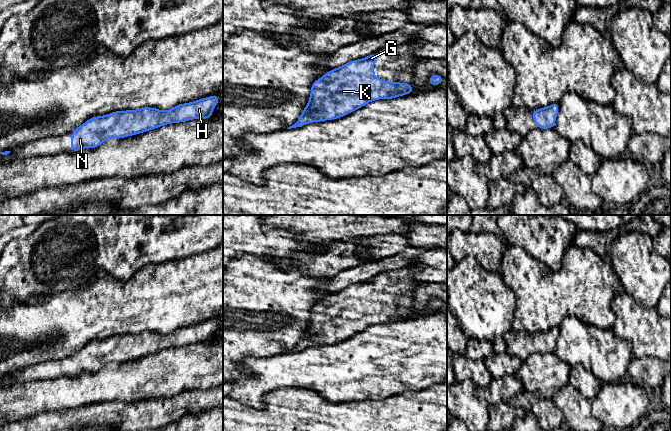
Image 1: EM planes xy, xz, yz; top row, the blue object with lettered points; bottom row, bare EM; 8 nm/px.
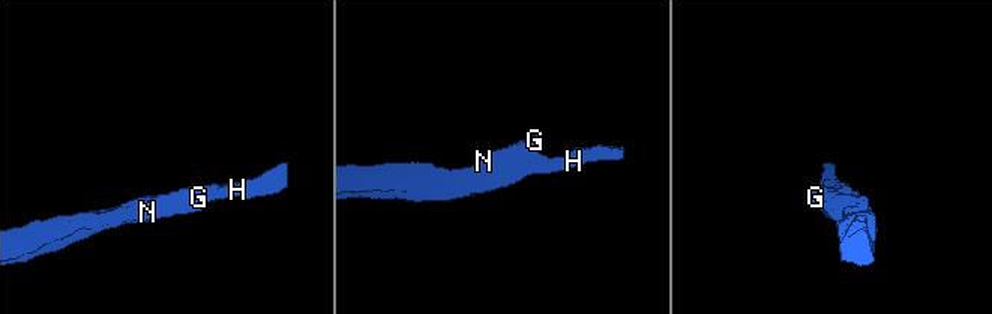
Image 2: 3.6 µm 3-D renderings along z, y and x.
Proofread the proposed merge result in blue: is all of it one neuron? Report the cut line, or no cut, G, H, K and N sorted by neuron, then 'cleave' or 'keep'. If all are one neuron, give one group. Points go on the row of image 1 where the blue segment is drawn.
no cut; G H K N; keep

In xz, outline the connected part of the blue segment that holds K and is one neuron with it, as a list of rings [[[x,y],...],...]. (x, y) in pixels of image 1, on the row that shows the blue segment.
[[[377,52],[366,58],[350,61],[324,74],[311,85],[308,104],[304,107],[297,122],[288,129],[302,127],[311,122],[321,122],[342,118],[344,115],[365,106],[377,99],[393,99],[414,92],[410,83],[388,82],[374,76]]]

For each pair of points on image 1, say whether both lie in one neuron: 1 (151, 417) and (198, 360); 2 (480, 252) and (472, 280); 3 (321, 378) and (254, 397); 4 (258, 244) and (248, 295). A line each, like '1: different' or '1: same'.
1: different
2: different
3: same
4: different

